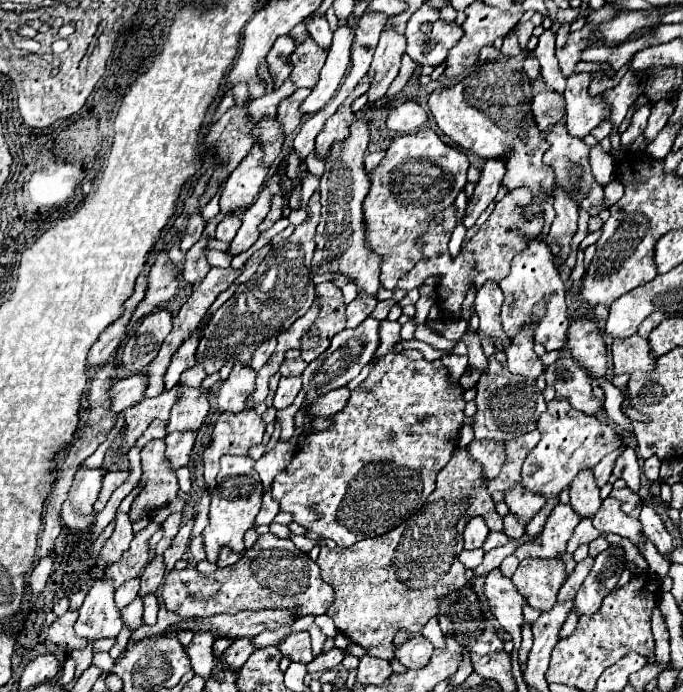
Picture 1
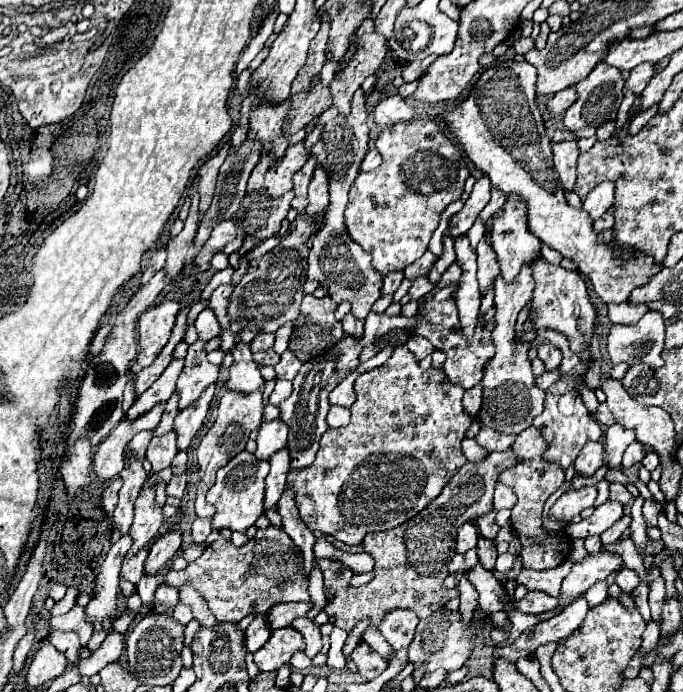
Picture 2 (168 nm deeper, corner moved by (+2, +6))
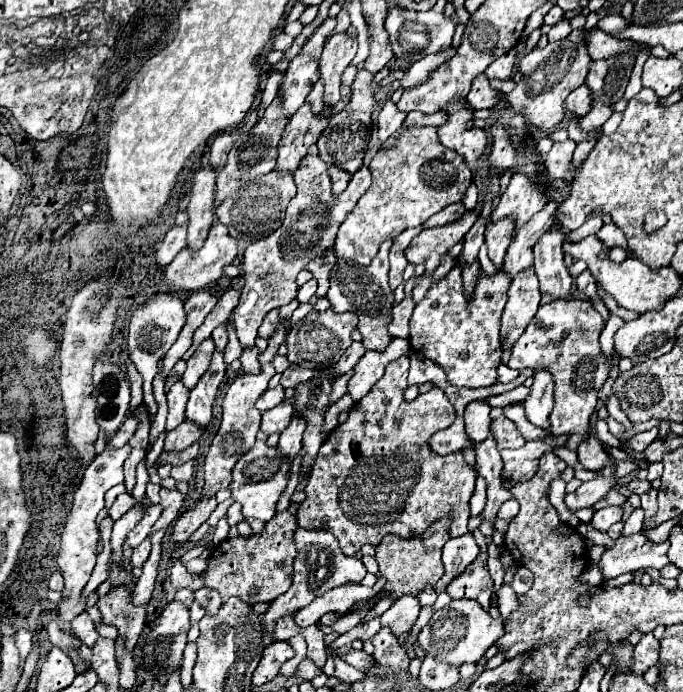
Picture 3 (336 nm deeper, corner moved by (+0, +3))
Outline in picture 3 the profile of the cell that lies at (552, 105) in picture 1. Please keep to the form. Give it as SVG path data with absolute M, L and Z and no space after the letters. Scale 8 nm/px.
M583 84L579 86L579 90L573 90L569 96L567 96L567 102L565 102L565 108L573 114L573 116L585 116L593 106L593 98L591 98L591 90Z

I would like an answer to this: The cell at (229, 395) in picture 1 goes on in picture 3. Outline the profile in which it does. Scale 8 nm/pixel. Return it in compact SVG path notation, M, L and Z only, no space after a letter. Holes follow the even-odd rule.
M315 144L307 150L305 158L299 162L293 176L295 176L297 188L305 188L305 190L297 190L297 192L309 192L309 194L297 194L297 196L307 196L307 200L301 202L295 196L287 206L287 216L285 216L283 226L279 230L275 230L273 234L269 234L267 238L261 238L257 242L249 244L245 254L243 254L241 268L243 268L245 286L243 286L237 308L233 310L231 320L235 324L239 342L247 348L255 346L257 328L261 326L263 316L269 310L281 308L281 306L289 304L291 300L295 300L295 296L297 296L297 284L295 284L297 274L313 258L317 258L323 250L327 250L335 244L335 234L337 234L337 228L341 226L343 218L357 204L361 194L371 186L371 172L369 172L367 166L363 166L357 174L353 174L351 184L345 192L333 194L327 164L319 158ZM315 186L321 188L317 192L317 202L315 202Z

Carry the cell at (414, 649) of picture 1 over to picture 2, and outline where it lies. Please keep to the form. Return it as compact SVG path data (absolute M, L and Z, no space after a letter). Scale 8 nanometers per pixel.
M397 609L391 611L385 621L381 623L379 631L383 633L383 637L387 639L387 643L399 651L399 649L407 649L415 637L415 629L417 629L417 615L409 609Z

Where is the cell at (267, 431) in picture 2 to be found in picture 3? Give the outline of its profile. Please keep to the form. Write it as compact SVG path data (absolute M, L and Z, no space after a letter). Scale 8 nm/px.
M289 402L285 404L277 404L275 408L263 412L263 420L261 420L261 430L265 434L273 434L273 432L283 432L287 428L287 424L291 422L291 414L293 414L293 406Z

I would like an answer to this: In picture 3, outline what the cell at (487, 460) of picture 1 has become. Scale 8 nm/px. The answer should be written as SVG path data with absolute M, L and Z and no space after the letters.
M499 416L491 422L491 432L497 438L499 450L503 450L503 448L521 448L525 444L525 438L517 430L517 426L511 420L507 420L505 416Z

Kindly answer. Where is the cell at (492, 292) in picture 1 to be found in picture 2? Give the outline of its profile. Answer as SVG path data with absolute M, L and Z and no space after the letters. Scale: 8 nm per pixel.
M481 241L477 245L477 265L479 265L479 269L477 269L479 291L481 291L481 295L485 295L485 291L495 283L497 275L501 273L499 263L497 263L497 255L485 241Z

